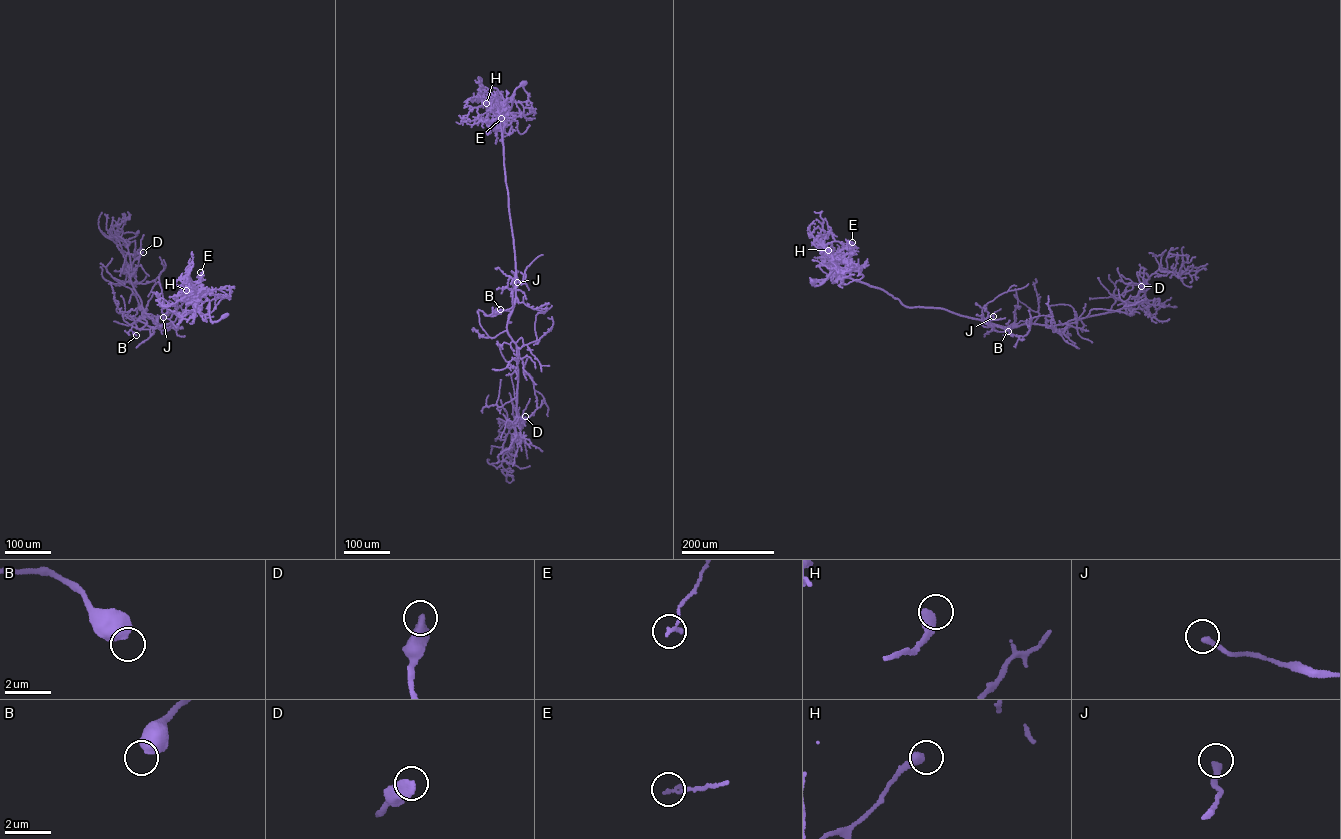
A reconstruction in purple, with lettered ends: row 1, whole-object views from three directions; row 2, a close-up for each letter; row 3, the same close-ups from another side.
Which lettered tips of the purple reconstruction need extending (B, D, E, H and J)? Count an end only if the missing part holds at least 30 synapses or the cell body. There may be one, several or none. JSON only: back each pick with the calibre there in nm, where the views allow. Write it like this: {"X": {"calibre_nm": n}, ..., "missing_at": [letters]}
{"missing_at": []}

